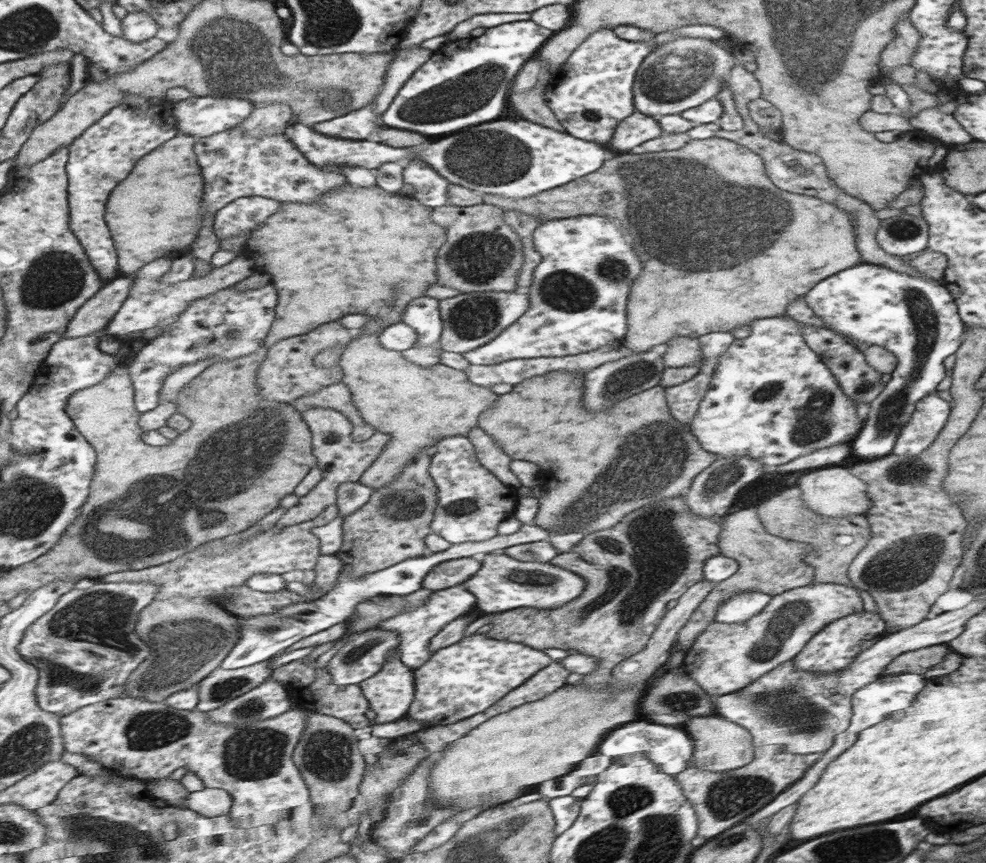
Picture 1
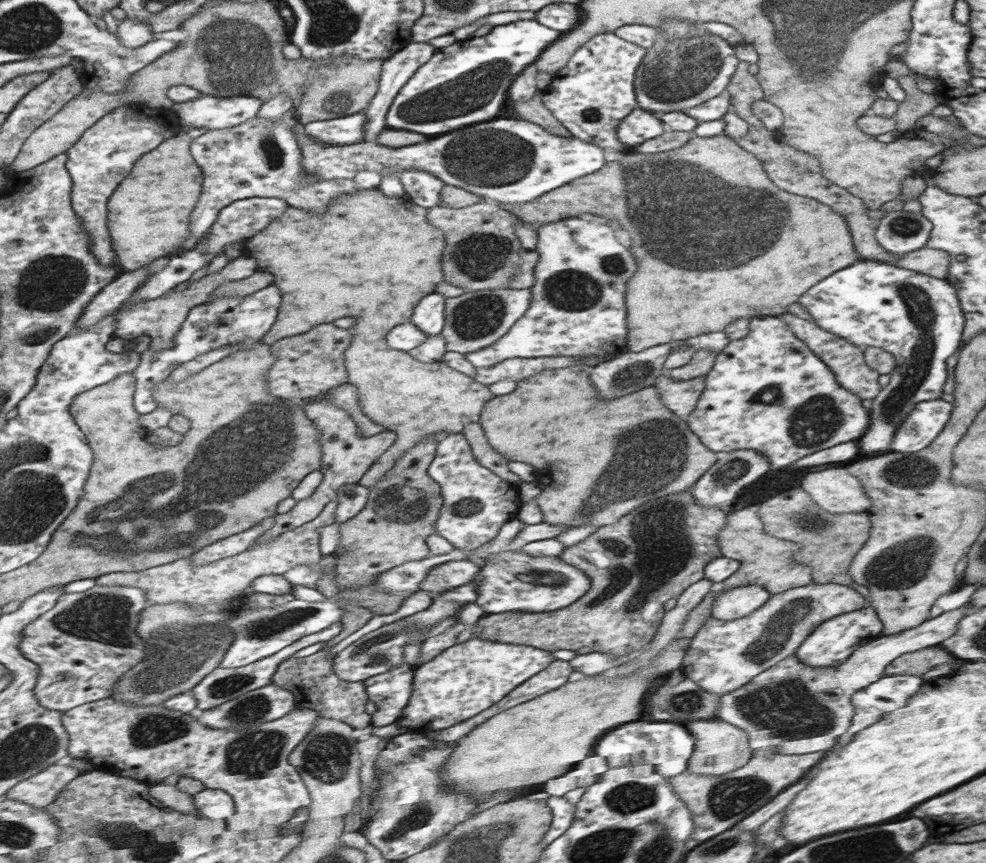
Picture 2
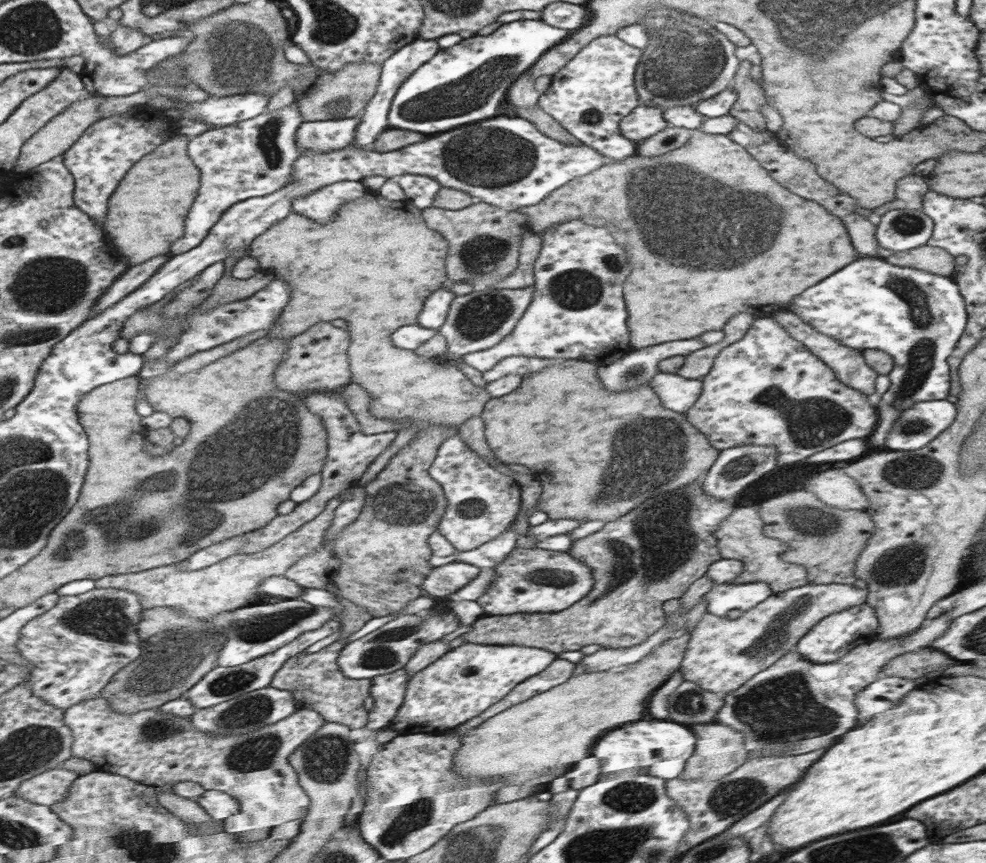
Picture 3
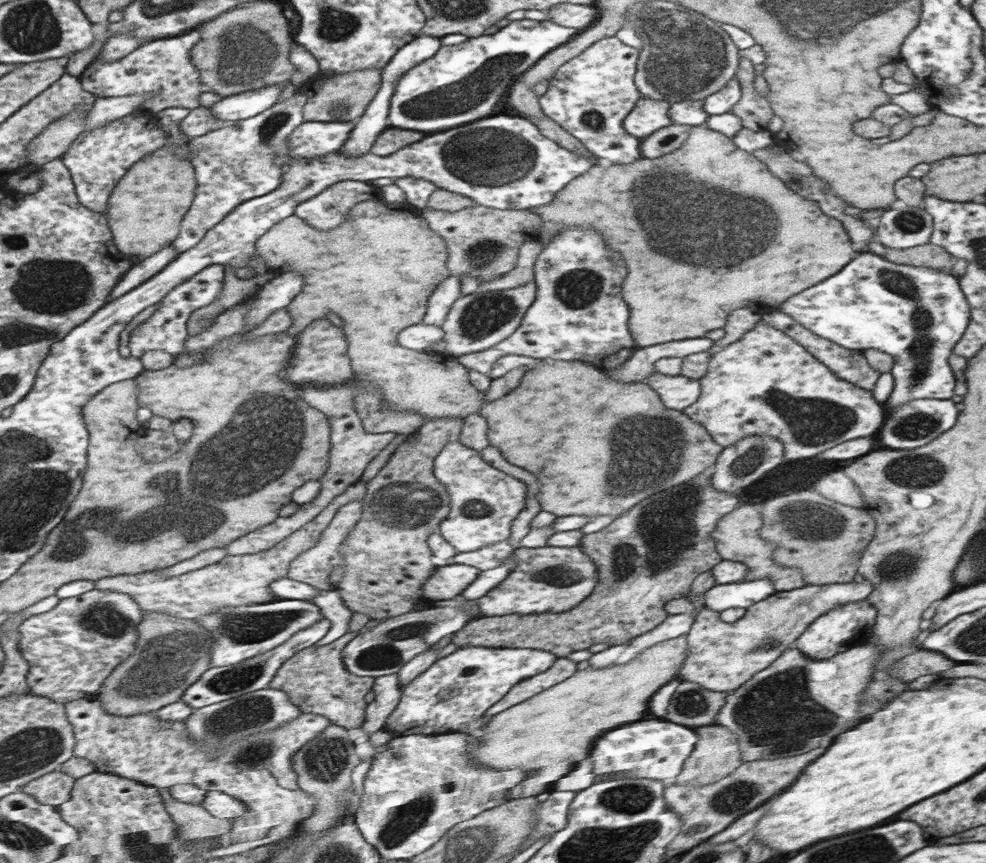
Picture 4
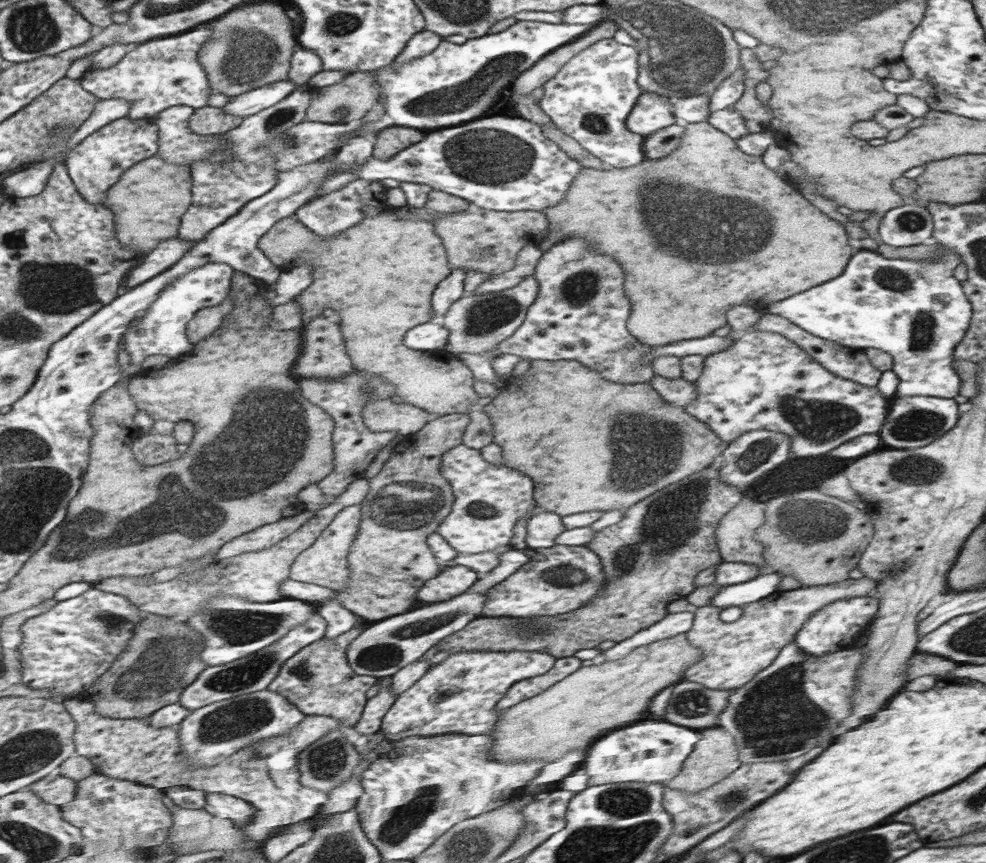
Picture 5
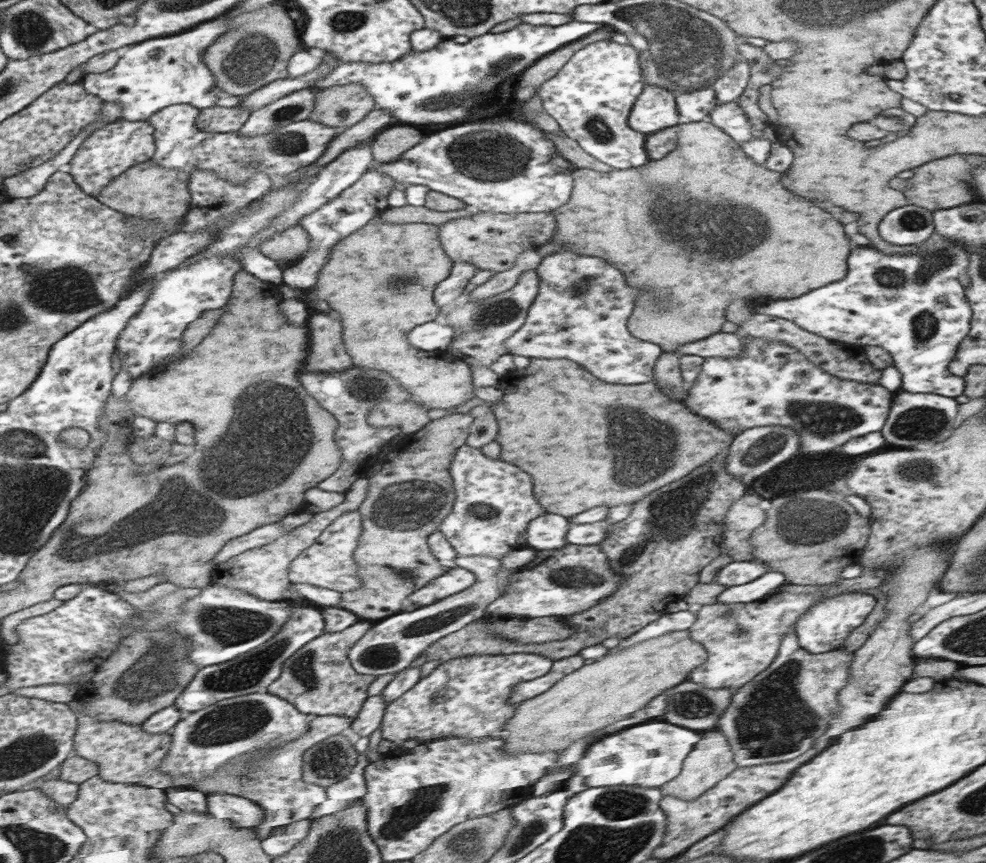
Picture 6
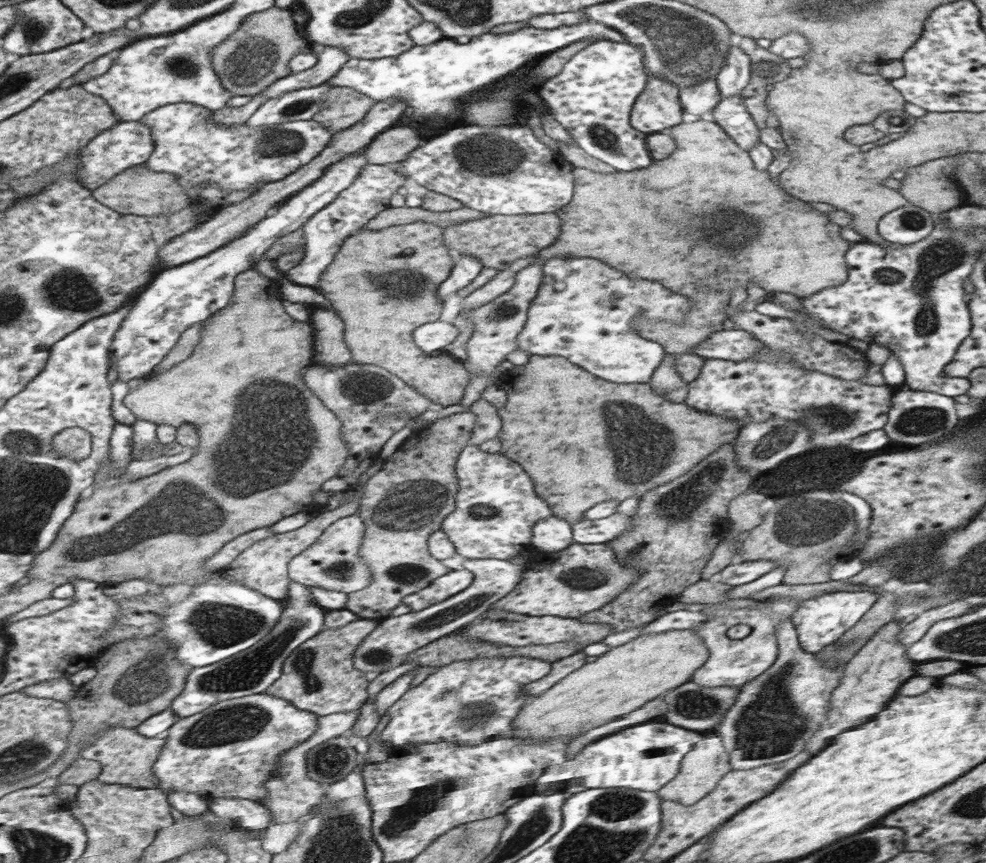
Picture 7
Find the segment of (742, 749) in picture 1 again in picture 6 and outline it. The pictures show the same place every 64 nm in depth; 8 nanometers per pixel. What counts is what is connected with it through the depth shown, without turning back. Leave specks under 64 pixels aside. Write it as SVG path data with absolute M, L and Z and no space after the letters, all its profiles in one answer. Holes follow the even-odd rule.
M717 728L705 732L705 736L701 736L701 740L693 745L691 752L683 759L679 774L673 780L662 784L660 791L665 795L681 797L681 800L691 801L699 797L737 768L737 763L733 762L733 752L729 748L727 738L717 732Z

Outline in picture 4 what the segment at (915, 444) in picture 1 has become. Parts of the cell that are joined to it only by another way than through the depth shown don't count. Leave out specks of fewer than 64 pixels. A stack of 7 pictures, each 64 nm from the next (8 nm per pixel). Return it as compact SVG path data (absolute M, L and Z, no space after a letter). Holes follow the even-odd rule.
M949 399L911 400L909 403L901 404L901 407L889 415L888 420L885 420L884 428L881 428L878 436L878 445L881 444L885 449L895 450L911 450L923 446L937 435L951 429L956 422L957 415L954 403Z

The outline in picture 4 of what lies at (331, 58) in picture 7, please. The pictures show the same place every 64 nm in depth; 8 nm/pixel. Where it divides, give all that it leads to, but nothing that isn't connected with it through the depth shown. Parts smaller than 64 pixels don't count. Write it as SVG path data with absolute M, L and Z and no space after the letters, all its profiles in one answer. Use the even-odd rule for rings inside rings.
M269 85L269 88L250 89L249 92L223 97L210 106L217 120L242 121L269 110L281 100L285 85Z

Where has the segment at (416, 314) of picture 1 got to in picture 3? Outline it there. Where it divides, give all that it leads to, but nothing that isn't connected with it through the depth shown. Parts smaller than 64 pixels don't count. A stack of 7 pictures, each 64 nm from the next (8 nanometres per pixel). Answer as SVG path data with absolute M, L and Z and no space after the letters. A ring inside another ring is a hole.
M445 285L430 292L429 296L425 297L416 323L421 325L421 328L438 330L447 316L447 309L453 297L453 292Z

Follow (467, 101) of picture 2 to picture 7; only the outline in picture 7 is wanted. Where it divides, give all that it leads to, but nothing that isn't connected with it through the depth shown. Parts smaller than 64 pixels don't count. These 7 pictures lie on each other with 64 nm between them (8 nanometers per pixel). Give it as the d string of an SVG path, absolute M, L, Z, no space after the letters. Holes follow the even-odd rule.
M581 21L575 26L562 26L551 30L527 26L508 33L489 32L472 37L473 40L466 44L457 44L453 42L454 39L441 38L425 46L412 45L409 51L396 58L350 59L328 82L335 87L353 88L374 102L401 100L405 102L403 116L411 120L455 120L463 114L463 98L471 97L479 88L497 82L499 78L521 68L525 62L530 62L537 56L547 56L557 48L565 48L571 42L581 41L587 37L619 43L624 39L616 29L609 28L601 22L591 21Z

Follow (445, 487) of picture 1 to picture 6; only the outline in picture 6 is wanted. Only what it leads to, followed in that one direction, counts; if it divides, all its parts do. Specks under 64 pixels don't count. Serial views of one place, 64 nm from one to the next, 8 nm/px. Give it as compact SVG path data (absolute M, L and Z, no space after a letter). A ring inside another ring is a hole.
M461 446L449 465L455 488L452 510L440 522L439 532L457 556L485 555L500 559L518 548L516 538L525 534L527 523L545 514L531 490L531 480L516 466L485 457L479 448Z

